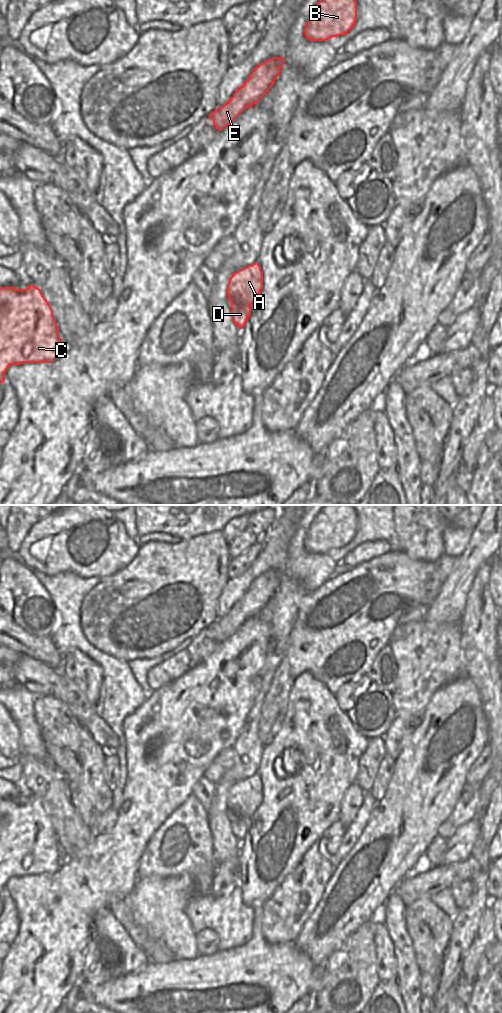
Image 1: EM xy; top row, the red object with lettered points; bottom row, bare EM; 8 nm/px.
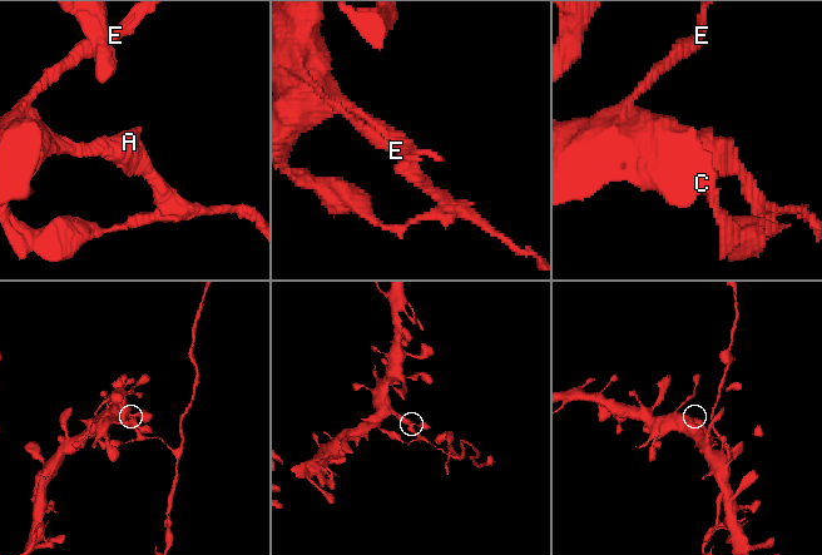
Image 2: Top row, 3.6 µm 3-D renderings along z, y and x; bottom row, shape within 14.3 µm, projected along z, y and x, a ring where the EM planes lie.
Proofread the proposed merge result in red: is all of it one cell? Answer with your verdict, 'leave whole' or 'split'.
split

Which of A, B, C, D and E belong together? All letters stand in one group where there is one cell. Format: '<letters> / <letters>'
A B C E / D

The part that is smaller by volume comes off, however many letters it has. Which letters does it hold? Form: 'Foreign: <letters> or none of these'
Foreign: D

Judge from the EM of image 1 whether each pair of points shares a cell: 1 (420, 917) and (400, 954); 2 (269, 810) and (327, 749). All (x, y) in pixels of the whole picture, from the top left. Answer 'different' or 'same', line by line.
1: different
2: same

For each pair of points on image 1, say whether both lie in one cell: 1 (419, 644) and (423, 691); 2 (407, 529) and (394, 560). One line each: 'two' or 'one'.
1: one
2: two

